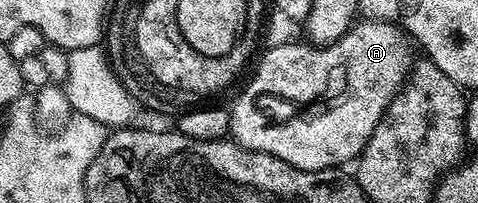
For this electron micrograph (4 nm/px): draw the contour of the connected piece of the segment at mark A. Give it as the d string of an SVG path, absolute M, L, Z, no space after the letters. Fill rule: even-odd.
M364 19L356 23L345 36L347 38L347 92L343 92L343 96L339 96L335 104L327 104L326 108L311 108L311 112L303 112L303 116L291 116L295 108L291 108L291 104L279 104L279 100L243 100L243 104L232 103L229 108L230 135L235 143L249 150L257 150L281 158L281 162L289 162L289 166L297 170L310 172L320 172L326 168L338 169L340 166L347 166L343 164L349 163L350 160L352 163L358 158L369 142L373 130L387 113L387 107L403 92L412 75L413 40L398 23L373 19Z

